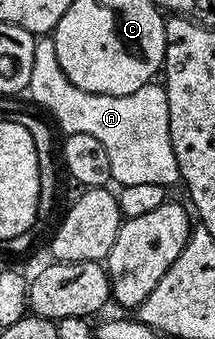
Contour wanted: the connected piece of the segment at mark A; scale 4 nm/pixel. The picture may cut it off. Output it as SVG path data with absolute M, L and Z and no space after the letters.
M40 36L36 38L34 69L30 71L27 93L52 113L51 121L57 127L60 125L65 135L86 132L86 136L94 136L104 145L110 156L113 183L120 186L158 184L171 188L180 182L178 160L170 140L170 108L163 85L149 84L126 96L82 92L82 88L70 84L66 72L62 72L55 41Z

